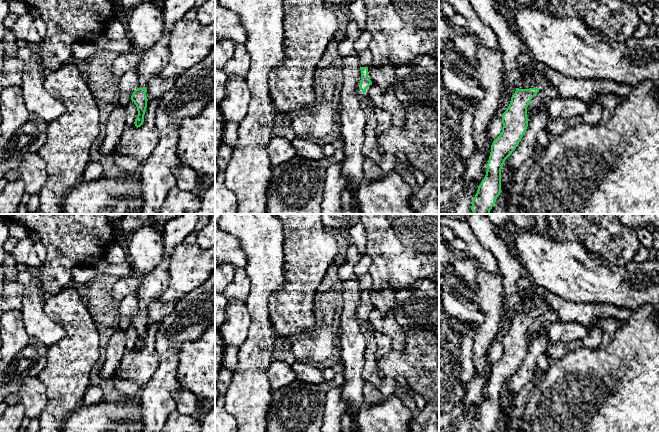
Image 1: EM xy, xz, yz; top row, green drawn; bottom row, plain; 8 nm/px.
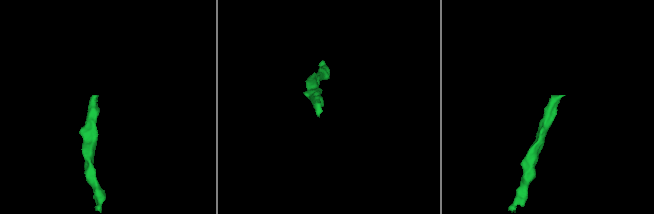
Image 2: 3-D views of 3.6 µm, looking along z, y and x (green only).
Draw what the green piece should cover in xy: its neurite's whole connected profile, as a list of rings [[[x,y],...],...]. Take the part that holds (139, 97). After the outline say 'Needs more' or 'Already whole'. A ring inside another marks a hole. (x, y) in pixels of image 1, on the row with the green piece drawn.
[[[164,0],[164,30],[162,38],[150,49],[139,53],[136,67],[138,88],[133,92],[131,100],[137,107],[138,115],[135,126],[144,122],[147,108],[148,82],[152,76],[159,75],[169,61],[168,37],[174,25],[184,19],[185,14],[195,7],[196,0]]]. Needs more

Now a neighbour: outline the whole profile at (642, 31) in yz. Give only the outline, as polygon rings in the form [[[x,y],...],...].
[[[642,22],[634,32],[633,37],[640,39],[646,37],[647,35],[648,35],[648,25]]]

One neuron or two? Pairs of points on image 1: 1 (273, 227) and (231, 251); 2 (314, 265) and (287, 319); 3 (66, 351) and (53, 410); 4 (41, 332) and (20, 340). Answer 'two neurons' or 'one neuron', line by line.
1: two neurons
2: one neuron
3: one neuron
4: two neurons

